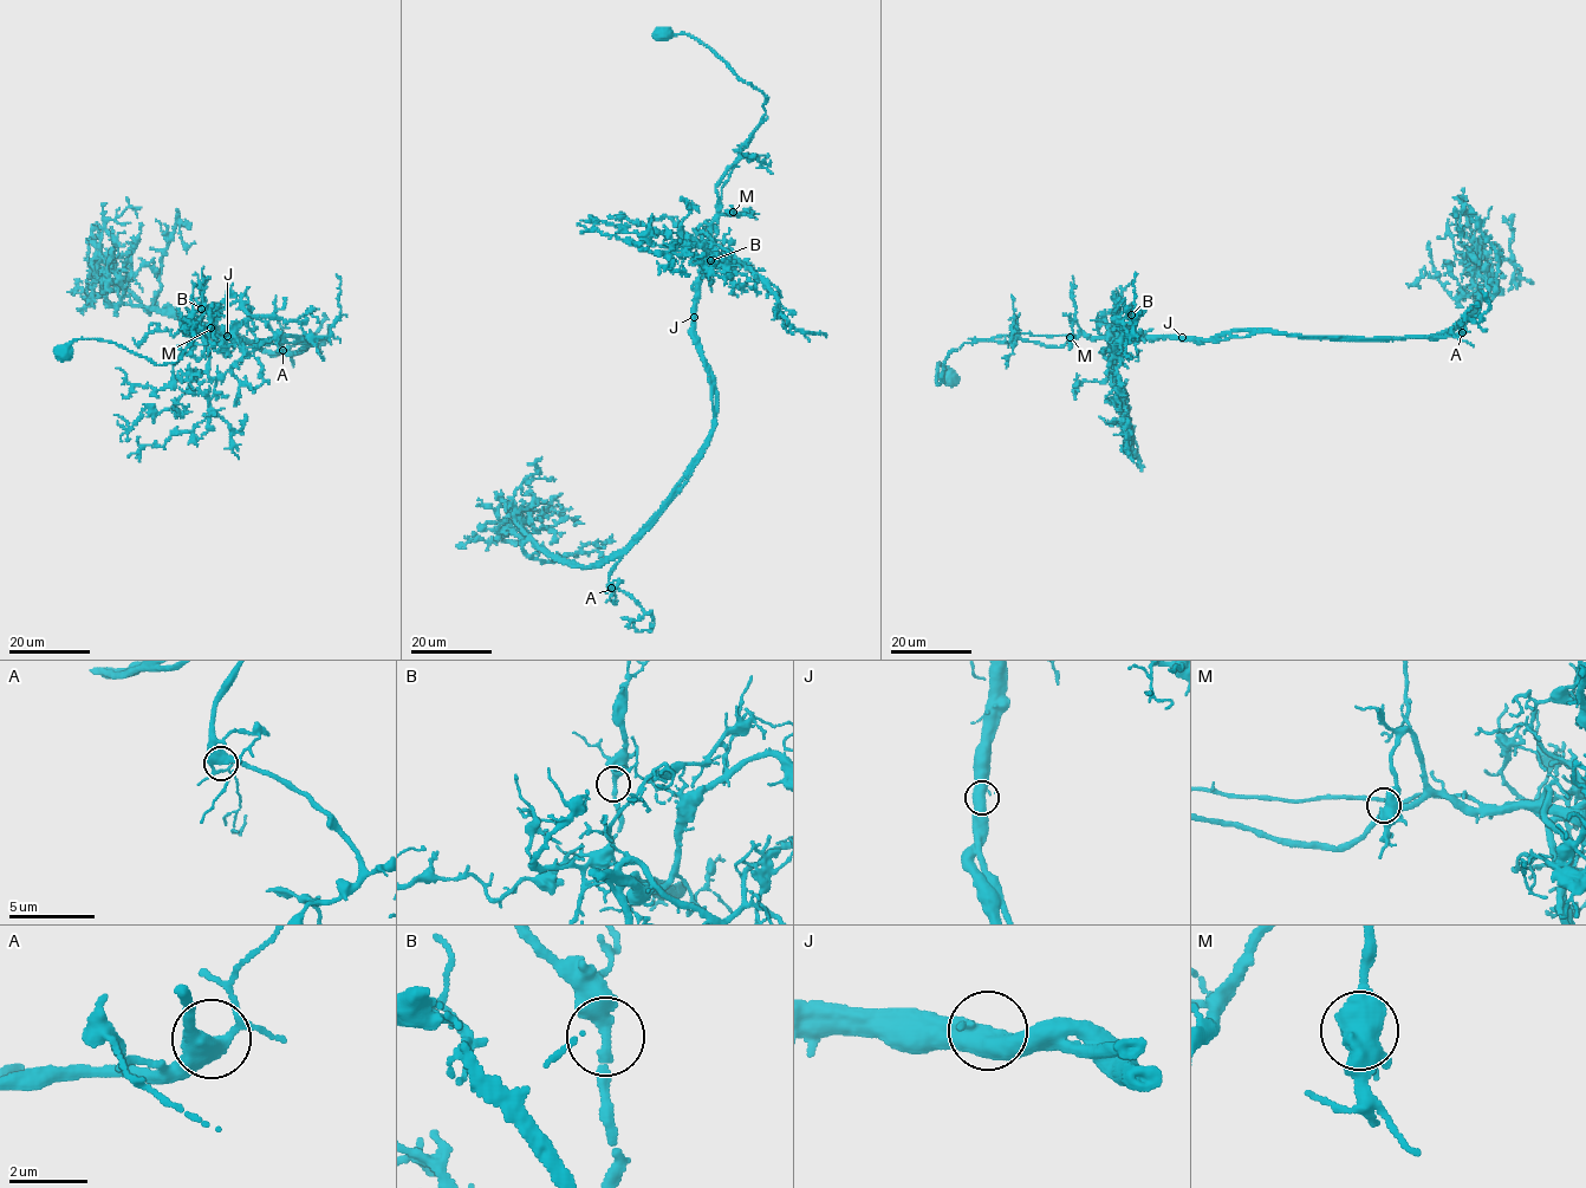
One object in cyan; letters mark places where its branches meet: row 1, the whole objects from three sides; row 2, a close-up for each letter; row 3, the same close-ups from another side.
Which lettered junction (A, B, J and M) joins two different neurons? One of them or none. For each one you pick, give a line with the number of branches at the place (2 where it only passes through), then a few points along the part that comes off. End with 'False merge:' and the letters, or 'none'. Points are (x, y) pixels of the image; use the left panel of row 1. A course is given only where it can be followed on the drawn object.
J: Branches: 2. Course of the part to remove: (227, 336), (309, 343), (274, 355), (136, 306), (105, 274), (118, 254), (111, 227)
False merge: J

